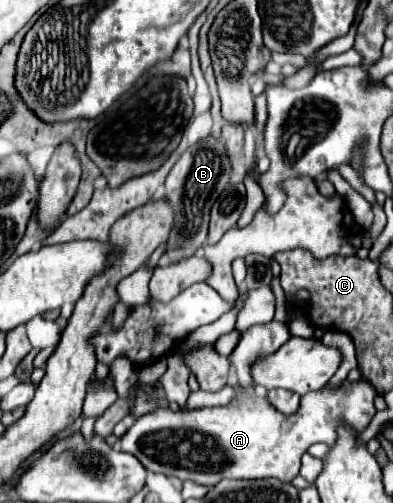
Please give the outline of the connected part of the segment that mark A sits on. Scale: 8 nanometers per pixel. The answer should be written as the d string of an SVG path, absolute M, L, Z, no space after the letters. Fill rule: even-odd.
M348 381L342 383L342 387L330 391L320 389L318 393L308 393L302 397L300 409L294 415L282 415L272 409L272 405L266 401L266 397L258 397L254 389L238 387L238 397L226 405L226 407L204 407L194 411L170 411L170 409L158 409L158 413L148 413L146 417L140 417L120 439L120 451L132 453L148 471L164 473L178 479L192 479L200 485L216 485L222 479L262 479L262 477L276 477L280 481L292 481L298 475L300 469L300 457L306 453L306 449L312 443L324 441L328 447L336 441L336 427L338 427L338 415L346 417L348 425L354 429L364 431L374 417L374 397L376 391L364 381L358 381L350 385Z

